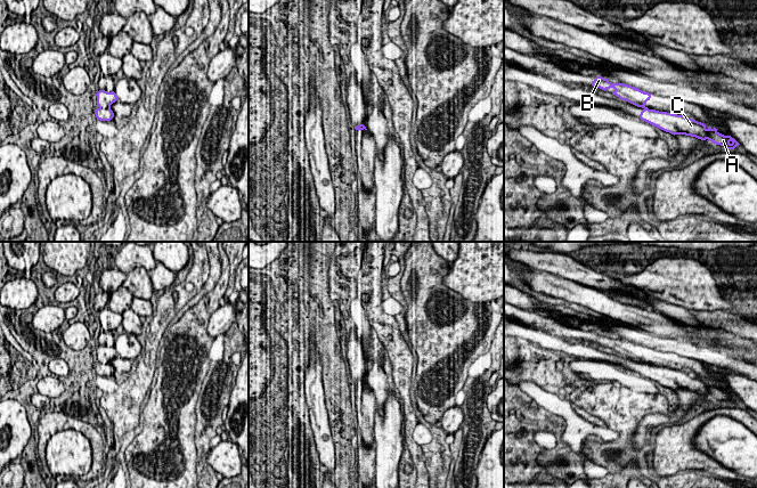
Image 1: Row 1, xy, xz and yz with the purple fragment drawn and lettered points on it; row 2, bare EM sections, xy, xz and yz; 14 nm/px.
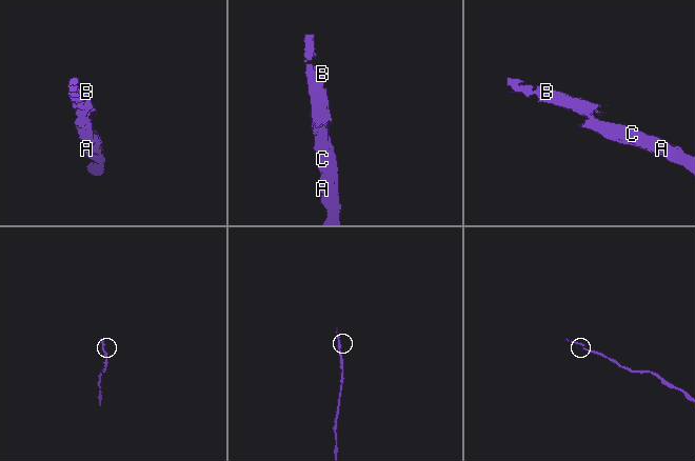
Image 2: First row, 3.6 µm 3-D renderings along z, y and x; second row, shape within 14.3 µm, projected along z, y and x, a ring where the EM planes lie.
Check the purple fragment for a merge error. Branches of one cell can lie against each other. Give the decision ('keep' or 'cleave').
cleave

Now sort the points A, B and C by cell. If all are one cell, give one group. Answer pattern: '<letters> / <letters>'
A C / B

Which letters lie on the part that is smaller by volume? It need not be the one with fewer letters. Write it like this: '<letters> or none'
B

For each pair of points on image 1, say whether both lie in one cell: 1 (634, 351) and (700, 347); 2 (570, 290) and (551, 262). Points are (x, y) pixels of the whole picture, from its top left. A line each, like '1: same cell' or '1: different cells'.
1: different cells
2: different cells

